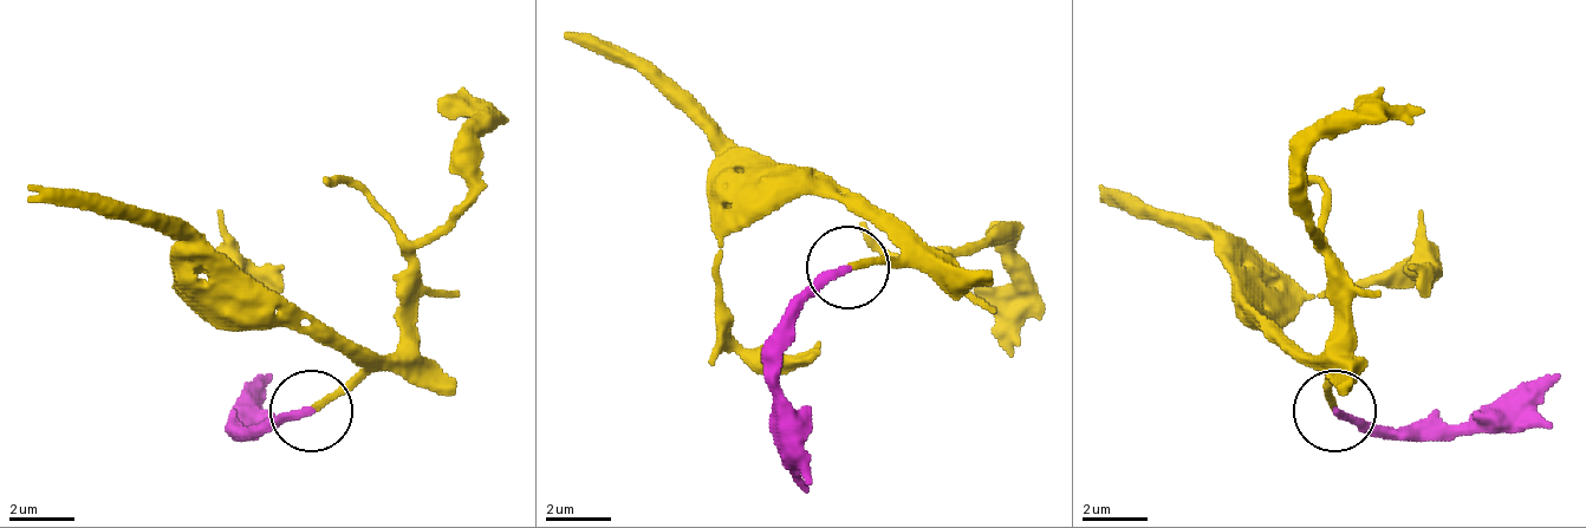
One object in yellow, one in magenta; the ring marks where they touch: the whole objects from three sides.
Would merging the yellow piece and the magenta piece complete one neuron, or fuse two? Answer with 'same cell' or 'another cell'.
same cell

